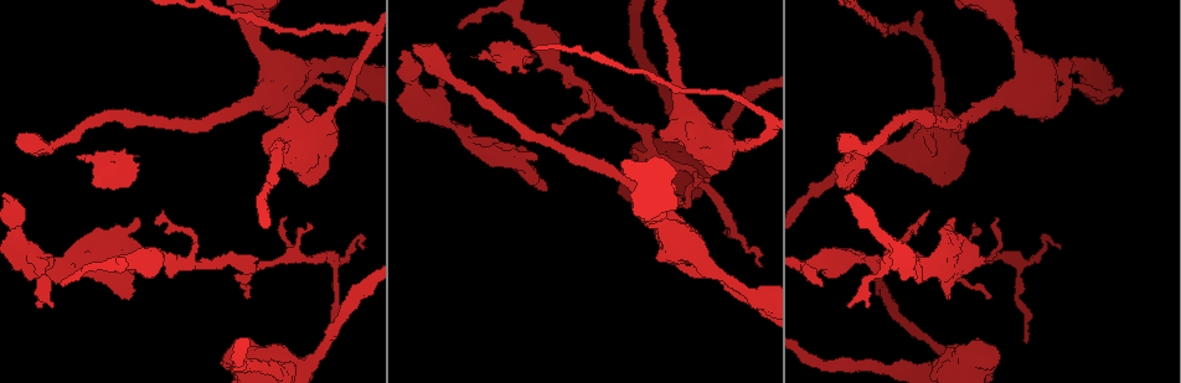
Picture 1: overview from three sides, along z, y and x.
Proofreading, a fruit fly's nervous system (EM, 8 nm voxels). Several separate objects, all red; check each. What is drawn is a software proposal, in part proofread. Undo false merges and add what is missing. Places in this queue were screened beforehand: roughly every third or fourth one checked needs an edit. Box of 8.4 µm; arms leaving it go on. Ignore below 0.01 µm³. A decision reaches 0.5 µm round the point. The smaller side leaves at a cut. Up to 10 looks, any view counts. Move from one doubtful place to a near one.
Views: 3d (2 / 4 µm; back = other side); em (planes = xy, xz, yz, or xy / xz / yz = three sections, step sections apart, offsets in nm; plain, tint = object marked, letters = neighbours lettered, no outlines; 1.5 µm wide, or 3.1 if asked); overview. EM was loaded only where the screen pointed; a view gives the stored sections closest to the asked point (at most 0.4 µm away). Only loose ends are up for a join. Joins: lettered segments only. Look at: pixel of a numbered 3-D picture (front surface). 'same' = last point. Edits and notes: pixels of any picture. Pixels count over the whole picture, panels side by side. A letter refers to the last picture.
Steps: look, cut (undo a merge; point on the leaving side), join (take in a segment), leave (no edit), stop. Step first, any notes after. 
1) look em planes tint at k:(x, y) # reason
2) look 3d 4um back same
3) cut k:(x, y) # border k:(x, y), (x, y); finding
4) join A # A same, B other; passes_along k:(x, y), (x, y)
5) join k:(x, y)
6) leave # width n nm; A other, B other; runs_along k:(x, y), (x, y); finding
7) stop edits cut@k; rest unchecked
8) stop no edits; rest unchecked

look em planes plain at 1:(305, 184) # branch stops here

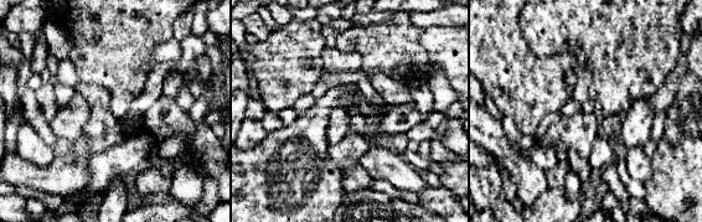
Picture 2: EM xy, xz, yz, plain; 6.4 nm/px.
look em planes letters same # what lies round it

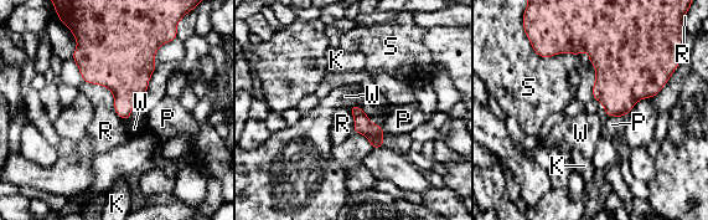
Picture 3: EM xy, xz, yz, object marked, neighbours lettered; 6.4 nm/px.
leave # K other, P other, R other, S other, W other; none of them fits

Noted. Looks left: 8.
look em yz step 8 letters at 1:(361, 245) # branch stops here

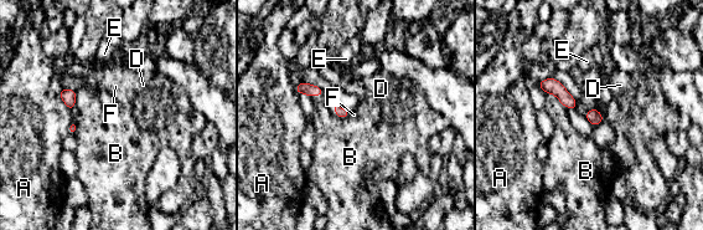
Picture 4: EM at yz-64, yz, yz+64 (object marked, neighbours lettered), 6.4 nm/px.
leave # A other, B other, D other, E other, F other; border 4:(546, 92), (552, 93), (565, 108); no lettered segment goes on from it

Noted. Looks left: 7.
look em planes tint at 1:(587, 91) # a fork

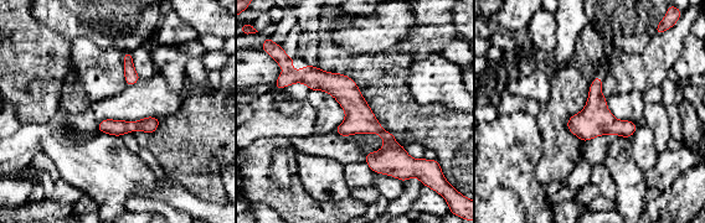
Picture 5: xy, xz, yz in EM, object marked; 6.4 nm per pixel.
look em planes letters same

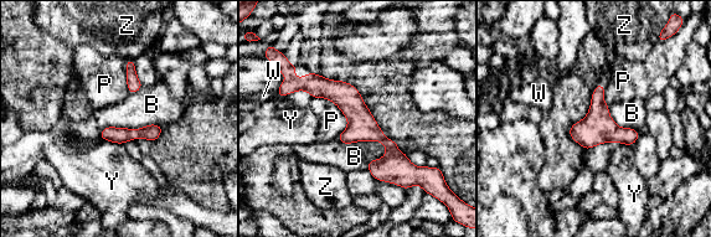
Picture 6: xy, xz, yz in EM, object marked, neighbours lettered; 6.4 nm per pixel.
leave # width 190 nm; B other, P other, W other, Y other, Z other; runs_along 6:(293, 83), (333, 89), (411, 170); one cell here

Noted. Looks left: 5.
look 3d 2um at 1:(415, 49) # long arm stops here

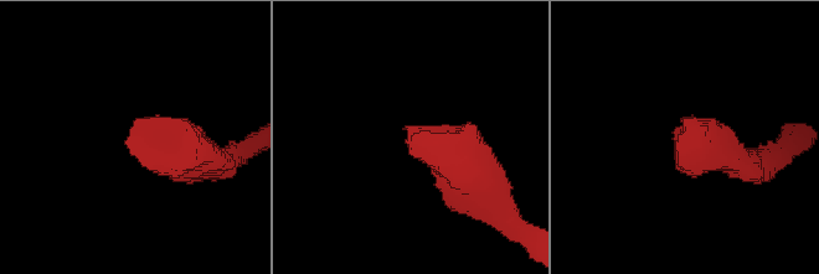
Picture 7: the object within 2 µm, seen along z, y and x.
look em planes tint at 7:(413, 134)

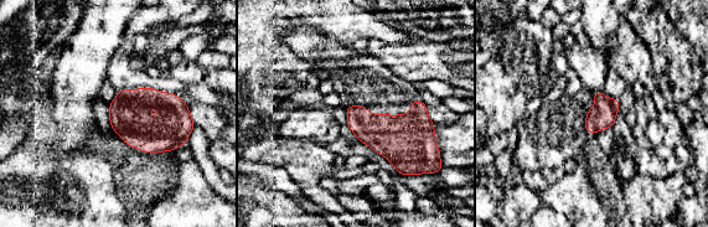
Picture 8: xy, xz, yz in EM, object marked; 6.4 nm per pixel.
look em planes letters same

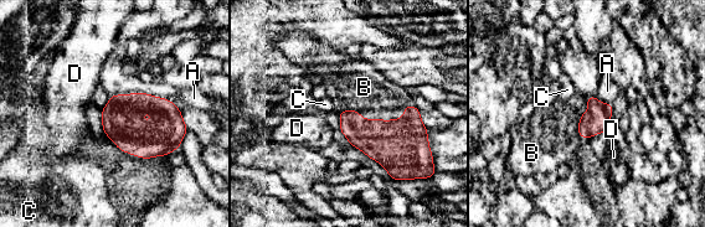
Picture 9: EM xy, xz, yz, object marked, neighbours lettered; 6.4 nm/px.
join B # A other, B same, C other, D other; passes_along 9:(596, 119), (579, 125), (554, 145); it goes on there

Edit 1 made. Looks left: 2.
stop edits join@9; rest unchecked

